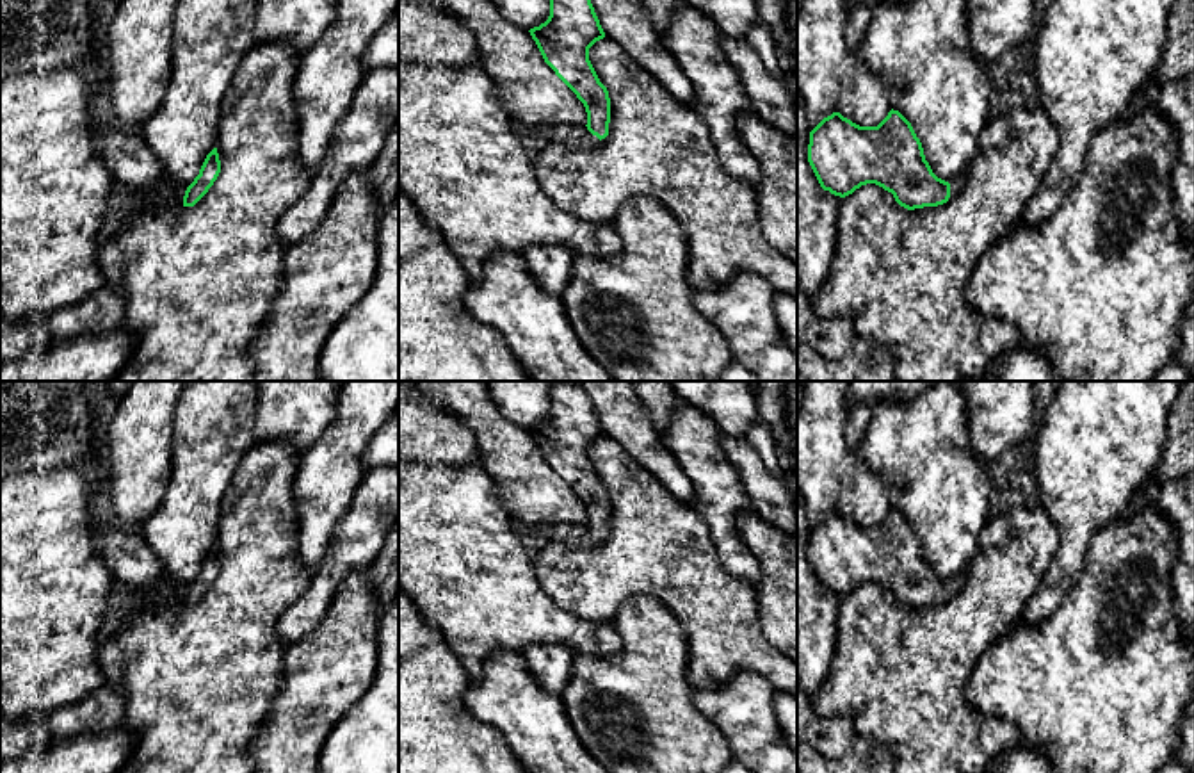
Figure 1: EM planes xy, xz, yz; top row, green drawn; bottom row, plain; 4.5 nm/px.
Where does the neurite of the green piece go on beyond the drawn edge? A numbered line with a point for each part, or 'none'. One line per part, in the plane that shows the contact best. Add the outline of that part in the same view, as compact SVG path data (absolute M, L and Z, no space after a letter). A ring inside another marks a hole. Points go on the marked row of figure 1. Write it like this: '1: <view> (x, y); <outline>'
1: xz (580, 138); M532 125L525 126L528 134L545 137L553 142L561 142L568 148L589 150L598 144L598 137L593 135L587 126L550 126Z

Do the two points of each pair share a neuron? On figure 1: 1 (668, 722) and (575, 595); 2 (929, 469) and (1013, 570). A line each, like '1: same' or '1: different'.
1: different
2: different

